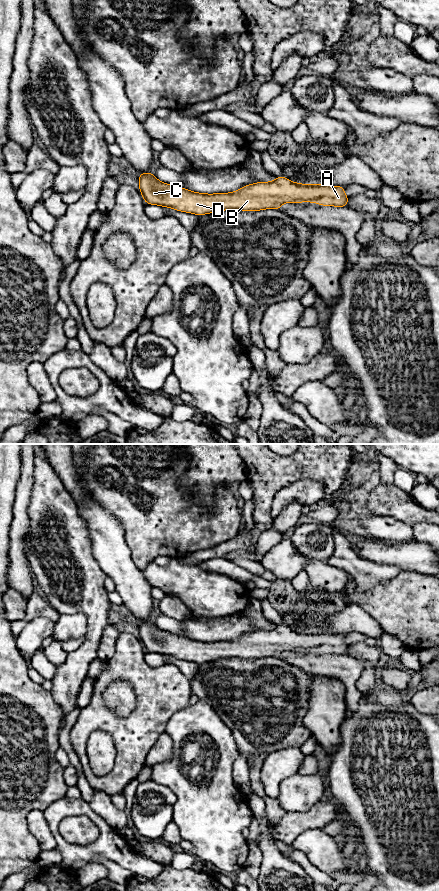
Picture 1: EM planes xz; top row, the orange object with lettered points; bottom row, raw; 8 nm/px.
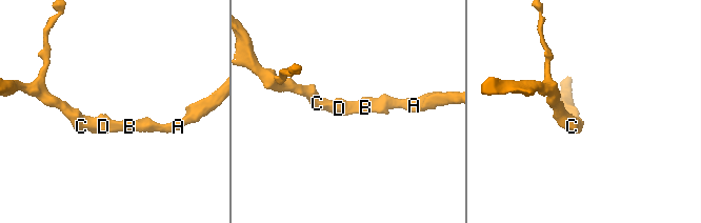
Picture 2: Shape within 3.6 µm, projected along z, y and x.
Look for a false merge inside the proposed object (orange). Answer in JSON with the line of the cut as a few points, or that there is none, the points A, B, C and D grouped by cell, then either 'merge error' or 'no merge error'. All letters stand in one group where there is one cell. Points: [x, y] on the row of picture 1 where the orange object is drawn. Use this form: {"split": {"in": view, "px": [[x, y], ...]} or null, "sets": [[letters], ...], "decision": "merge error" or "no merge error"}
{"split": null, "sets": [["A", "B", "C", "D"]], "decision": "no merge error"}

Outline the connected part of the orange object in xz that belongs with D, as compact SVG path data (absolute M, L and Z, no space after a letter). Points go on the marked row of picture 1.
M153 172L139 173L139 188L145 203L194 213L198 216L222 210L259 211L277 209L287 202L314 202L346 207L345 187L300 184L279 176L272 182L249 184L232 193L205 194L163 183Z

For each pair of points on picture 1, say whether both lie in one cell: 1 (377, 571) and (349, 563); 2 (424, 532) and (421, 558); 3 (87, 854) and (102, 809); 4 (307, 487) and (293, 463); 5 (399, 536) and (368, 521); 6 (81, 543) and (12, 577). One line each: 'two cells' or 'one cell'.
1: one cell
2: two cells
3: two cells
4: two cells
5: one cell
6: two cells

